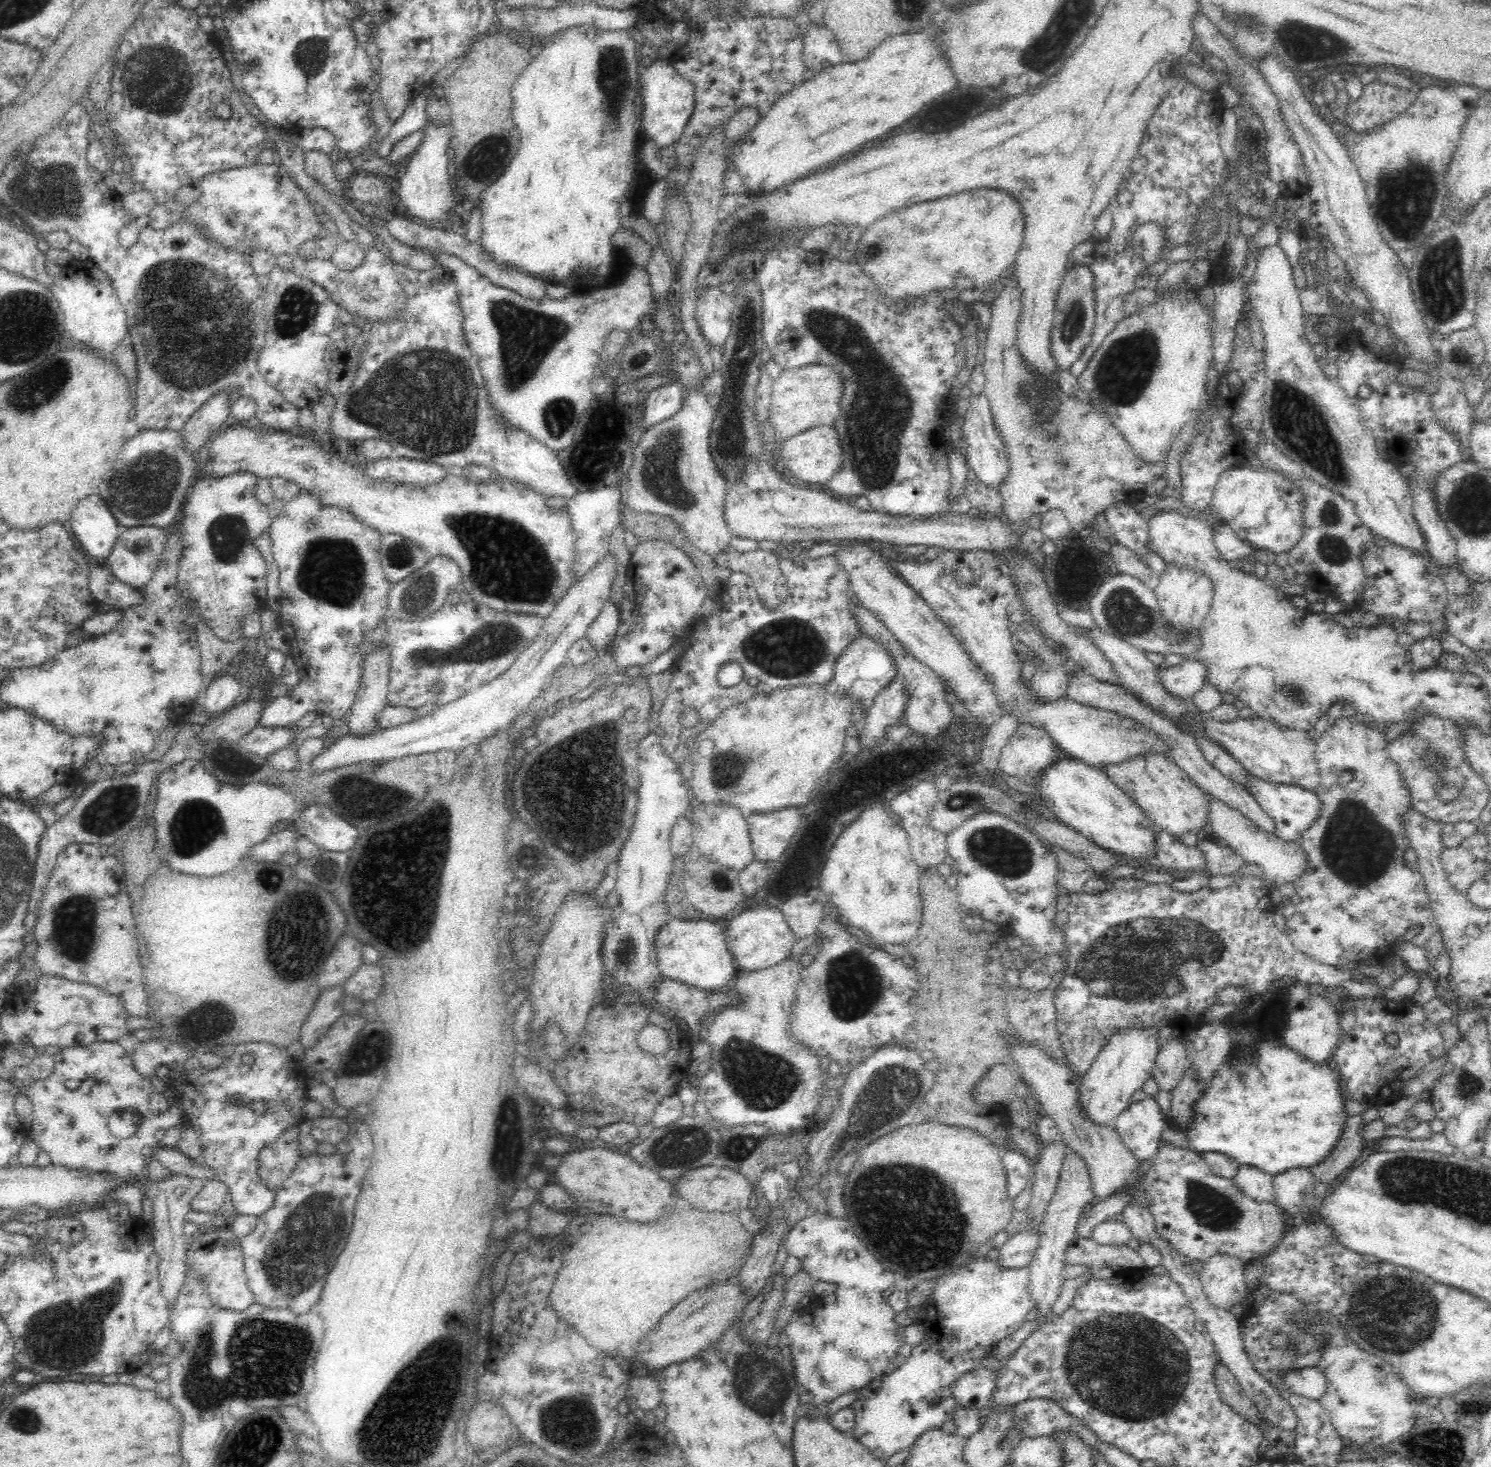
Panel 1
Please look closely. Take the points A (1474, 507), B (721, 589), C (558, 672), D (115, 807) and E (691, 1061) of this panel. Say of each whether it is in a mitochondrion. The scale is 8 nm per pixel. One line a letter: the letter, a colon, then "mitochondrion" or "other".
A: mitochondrion
B: other
C: other
D: mitochondrion
E: other

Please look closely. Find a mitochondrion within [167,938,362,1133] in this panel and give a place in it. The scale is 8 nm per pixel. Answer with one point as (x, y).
(213, 1014)

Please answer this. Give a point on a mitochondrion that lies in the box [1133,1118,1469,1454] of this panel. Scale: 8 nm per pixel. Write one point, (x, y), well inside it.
(1379, 1310)

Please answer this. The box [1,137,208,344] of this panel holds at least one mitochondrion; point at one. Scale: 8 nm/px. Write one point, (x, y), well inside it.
(44, 192)

